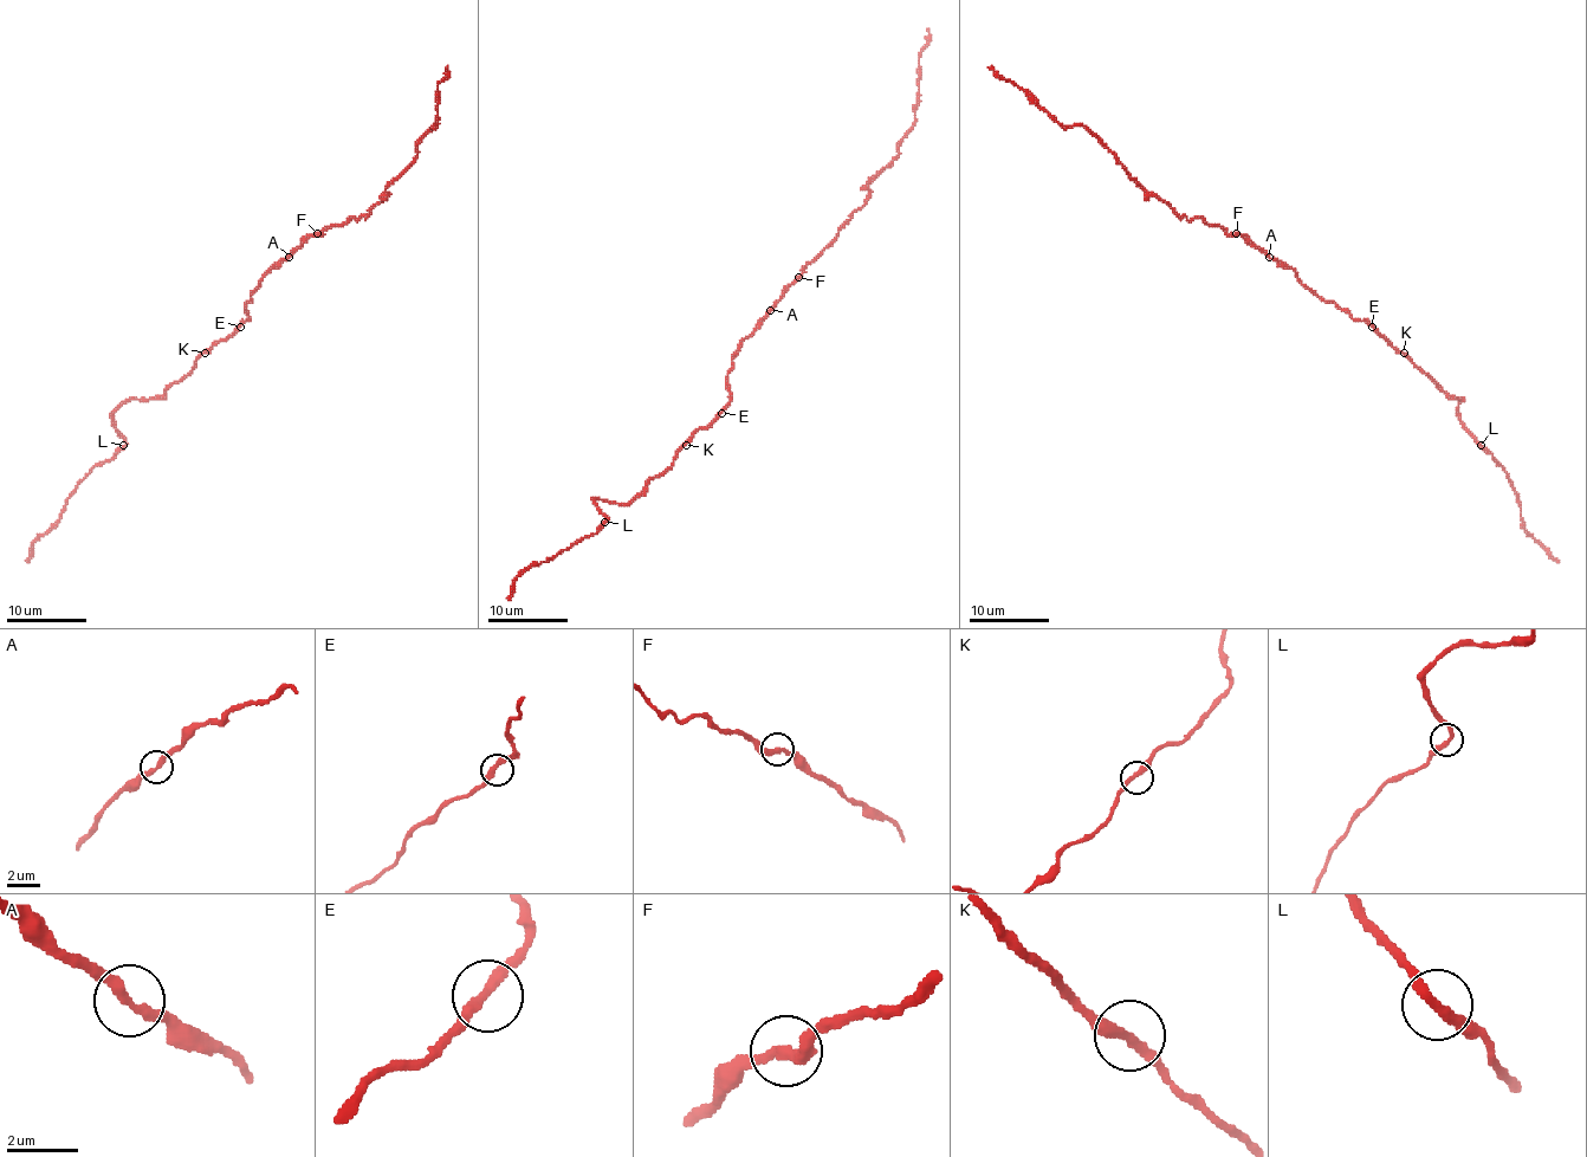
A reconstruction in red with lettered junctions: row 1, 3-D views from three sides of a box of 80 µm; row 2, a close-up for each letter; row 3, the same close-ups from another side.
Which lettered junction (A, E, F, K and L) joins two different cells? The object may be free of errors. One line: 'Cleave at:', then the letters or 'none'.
Cleave at: none

